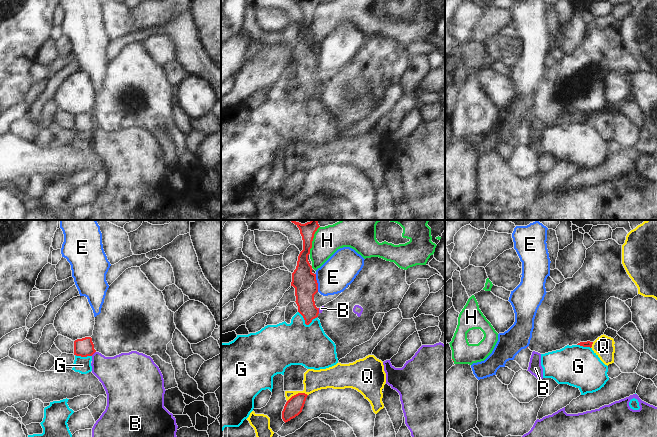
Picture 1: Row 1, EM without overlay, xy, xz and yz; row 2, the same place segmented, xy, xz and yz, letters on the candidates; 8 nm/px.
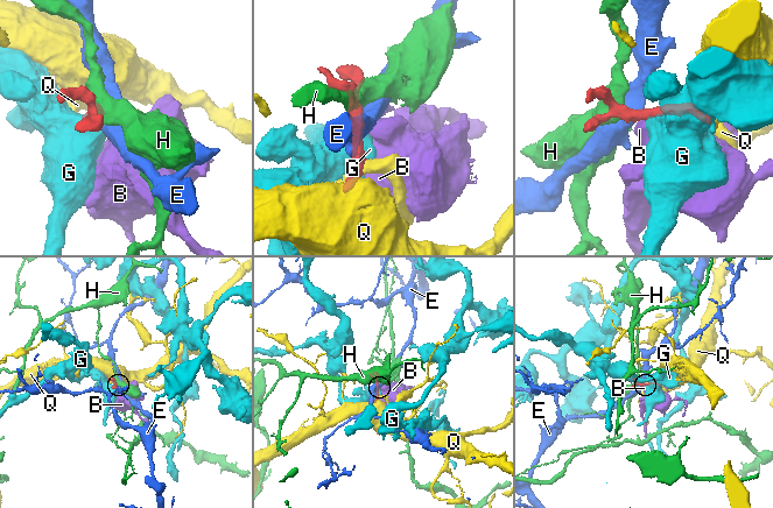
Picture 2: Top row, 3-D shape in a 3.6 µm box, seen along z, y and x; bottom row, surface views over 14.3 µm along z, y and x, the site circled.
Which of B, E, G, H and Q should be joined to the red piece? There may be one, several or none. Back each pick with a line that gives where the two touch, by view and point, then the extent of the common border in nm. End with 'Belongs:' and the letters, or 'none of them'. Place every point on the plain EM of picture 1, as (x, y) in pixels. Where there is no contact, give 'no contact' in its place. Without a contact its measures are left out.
Belongs: none of them

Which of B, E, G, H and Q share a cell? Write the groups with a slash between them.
B / E / G / H / Q

